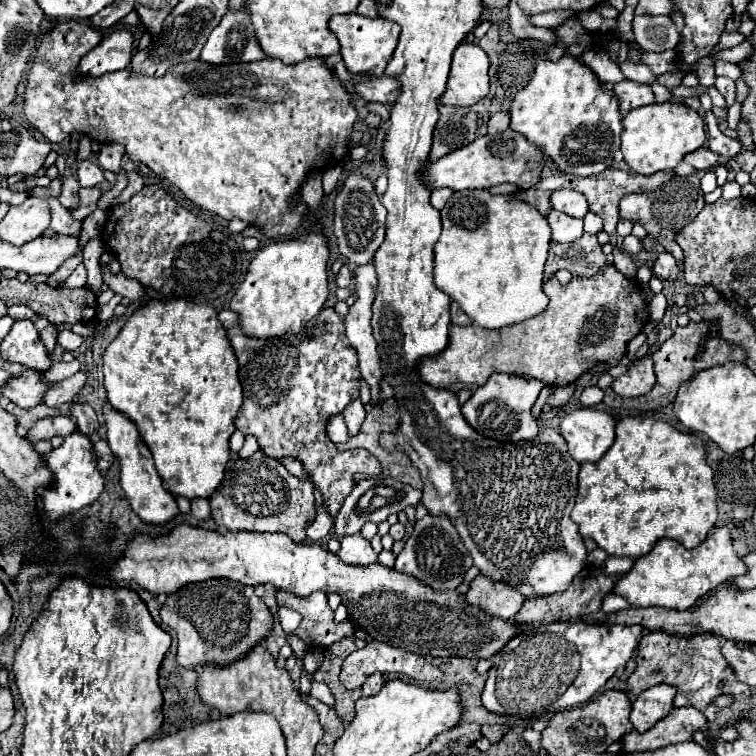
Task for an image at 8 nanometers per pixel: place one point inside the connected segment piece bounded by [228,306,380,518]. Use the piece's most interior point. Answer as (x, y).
(292, 384)

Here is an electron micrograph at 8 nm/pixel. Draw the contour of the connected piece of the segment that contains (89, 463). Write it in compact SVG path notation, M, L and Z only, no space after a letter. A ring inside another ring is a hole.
M74 432L70 436L66 436L64 444L54 448L48 454L46 464L54 472L54 484L50 488L46 488L42 494L42 502L46 506L46 514L50 516L50 520L56 520L62 514L70 514L70 512L76 512L76 510L92 504L104 490L104 478L96 468L98 458L96 458L96 454L92 450L92 442L86 434Z

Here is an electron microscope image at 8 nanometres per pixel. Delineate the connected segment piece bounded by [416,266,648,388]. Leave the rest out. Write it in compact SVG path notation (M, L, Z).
M614 266L604 268L592 278L572 278L570 284L562 286L554 276L544 282L544 294L548 296L548 308L524 324L514 324L512 328L500 328L496 332L472 326L452 326L450 328L450 342L440 354L432 358L424 358L416 364L416 372L420 380L434 388L450 388L454 384L476 384L482 386L494 372L506 372L516 376L532 376L544 380L546 386L568 386L578 380L584 372L592 370L596 364L610 364L616 366L624 352L626 344L644 328L648 322L646 302L640 294L640 286L630 282L622 272Z

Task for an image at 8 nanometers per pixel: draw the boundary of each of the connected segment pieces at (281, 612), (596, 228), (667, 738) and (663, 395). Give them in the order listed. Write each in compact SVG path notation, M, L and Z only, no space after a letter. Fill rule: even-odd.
M278 604L278 616L280 616L280 624L282 624L284 632L294 632L300 624L300 614L290 608L284 608L282 604Z
M588 212L588 214L584 216L584 232L598 234L598 232L602 232L602 230L604 230L604 228L602 228L602 218L596 216L594 212Z
M688 706L688 708L674 708L670 716L660 720L652 730L640 734L640 732L630 732L624 736L624 752L648 752L656 748L664 748L676 742L690 742L694 732L702 730L704 736L708 738L708 720L706 716Z
M702 320L702 322L690 322L688 326L684 328L676 328L676 332L672 334L670 340L666 340L660 350L654 354L654 360L656 360L656 386L654 390L650 390L648 394L640 396L640 398L620 398L614 394L612 390L612 376L610 374L604 374L600 380L598 380L598 386L604 390L604 404L610 406L610 408L638 408L638 410L656 410L656 408L664 408L668 406L680 384L690 380L696 372L700 370L706 370L706 368L712 368L716 364L726 364L728 360L732 360L732 352L734 348L720 336L712 336L710 334L710 328L708 324Z

